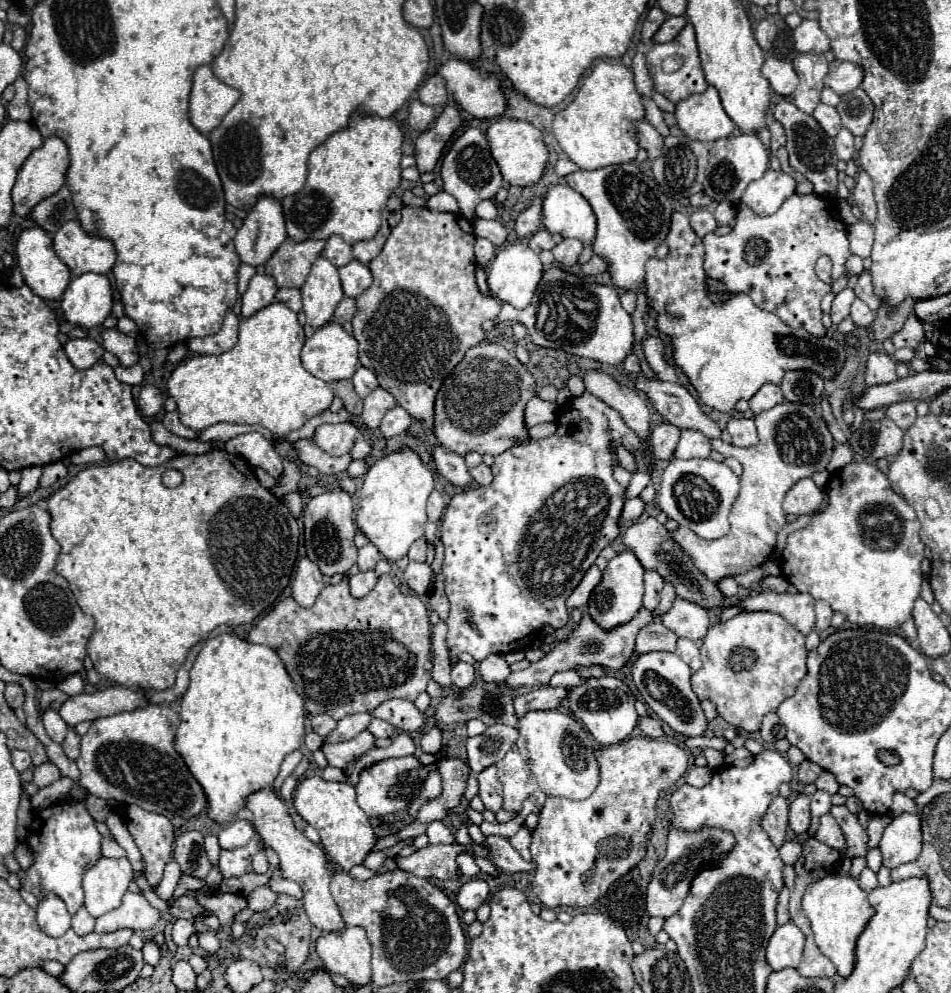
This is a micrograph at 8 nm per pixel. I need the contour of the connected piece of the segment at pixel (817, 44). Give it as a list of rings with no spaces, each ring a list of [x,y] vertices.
[[[804,19],[794,31],[792,31],[792,39],[794,39],[794,47],[798,53],[826,53],[826,61],[828,61],[828,71],[830,71],[830,63],[838,61],[830,49],[830,41],[824,35],[824,31],[820,29],[818,21],[810,21]]]

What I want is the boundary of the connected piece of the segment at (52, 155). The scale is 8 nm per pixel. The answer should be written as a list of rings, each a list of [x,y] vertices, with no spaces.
[[[48,137],[44,141],[44,145],[40,149],[36,149],[26,163],[22,165],[16,185],[12,189],[12,199],[14,199],[14,213],[20,217],[26,217],[30,213],[30,209],[40,203],[42,199],[54,195],[66,181],[66,171],[70,165],[70,155],[68,155],[68,147],[60,137]]]

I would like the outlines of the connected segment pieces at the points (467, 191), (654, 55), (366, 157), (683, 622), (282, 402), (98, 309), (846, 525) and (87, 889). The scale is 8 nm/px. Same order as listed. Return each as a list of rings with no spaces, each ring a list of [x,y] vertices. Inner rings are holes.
[[[470,127],[466,129],[448,149],[448,153],[442,159],[442,181],[444,181],[444,191],[450,193],[452,197],[456,197],[458,207],[460,207],[460,215],[464,215],[470,223],[474,223],[478,219],[474,207],[478,205],[478,201],[494,197],[496,191],[502,187],[502,175],[500,169],[496,165],[496,161],[490,155],[488,149],[488,141],[486,137],[480,133],[480,129]]]
[[[690,23],[678,33],[678,37],[674,41],[662,43],[662,45],[654,45],[652,51],[646,55],[646,63],[648,63],[650,77],[654,79],[656,91],[660,91],[672,103],[682,101],[682,97],[688,97],[688,95],[694,95],[694,93],[702,93],[702,89],[708,87],[706,79],[704,79],[704,73],[702,73],[700,57],[698,57],[694,27]]]
[[[354,115],[348,129],[334,133],[324,145],[314,149],[308,159],[306,185],[292,197],[282,199],[282,211],[286,219],[288,239],[328,239],[330,235],[342,237],[348,245],[372,239],[380,229],[380,213],[386,207],[388,197],[400,185],[400,157],[402,157],[402,131],[394,117],[358,117]]]
[[[674,599],[668,613],[662,617],[662,625],[668,627],[678,637],[686,639],[702,639],[710,627],[710,617],[706,609],[698,609],[698,605],[682,599]]]
[[[280,301],[260,309],[250,319],[240,319],[240,337],[238,343],[222,355],[192,355],[184,359],[168,379],[168,393],[178,403],[180,421],[194,429],[202,431],[214,423],[240,423],[240,425],[262,425],[274,439],[282,441],[290,431],[300,429],[308,419],[320,415],[332,405],[334,393],[328,383],[308,373],[300,363],[300,351],[306,341],[306,335],[296,319],[296,313],[290,311]]]
[[[84,273],[74,277],[62,297],[64,319],[78,327],[96,327],[112,311],[112,287],[104,275]]]
[[[864,461],[850,463],[832,473],[826,489],[830,495],[828,507],[814,515],[804,529],[788,535],[788,543],[782,551],[784,577],[794,583],[798,591],[828,601],[830,607],[842,613],[848,623],[872,625],[876,629],[900,627],[912,617],[912,607],[922,585],[920,563],[924,559],[924,543],[920,541],[920,521],[914,509],[890,489],[886,475],[876,465]]]
[[[102,857],[94,867],[84,873],[84,907],[92,917],[100,917],[122,903],[124,893],[132,881],[134,873],[130,861],[122,859],[106,859]]]

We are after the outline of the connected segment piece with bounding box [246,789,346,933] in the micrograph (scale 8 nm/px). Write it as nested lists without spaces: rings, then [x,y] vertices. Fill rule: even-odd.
[[[262,789],[258,793],[252,793],[248,797],[248,803],[246,807],[254,813],[254,827],[258,831],[258,835],[262,837],[262,841],[272,847],[278,857],[280,857],[280,867],[282,867],[282,875],[296,881],[302,891],[304,891],[304,907],[306,907],[306,913],[312,921],[314,927],[318,927],[320,931],[324,933],[332,933],[332,931],[342,931],[346,927],[346,923],[342,921],[340,917],[340,911],[336,909],[336,903],[330,895],[330,869],[328,869],[328,859],[326,859],[326,853],[320,845],[312,843],[302,831],[296,829],[284,801],[276,795],[276,791],[270,791],[270,789]]]

